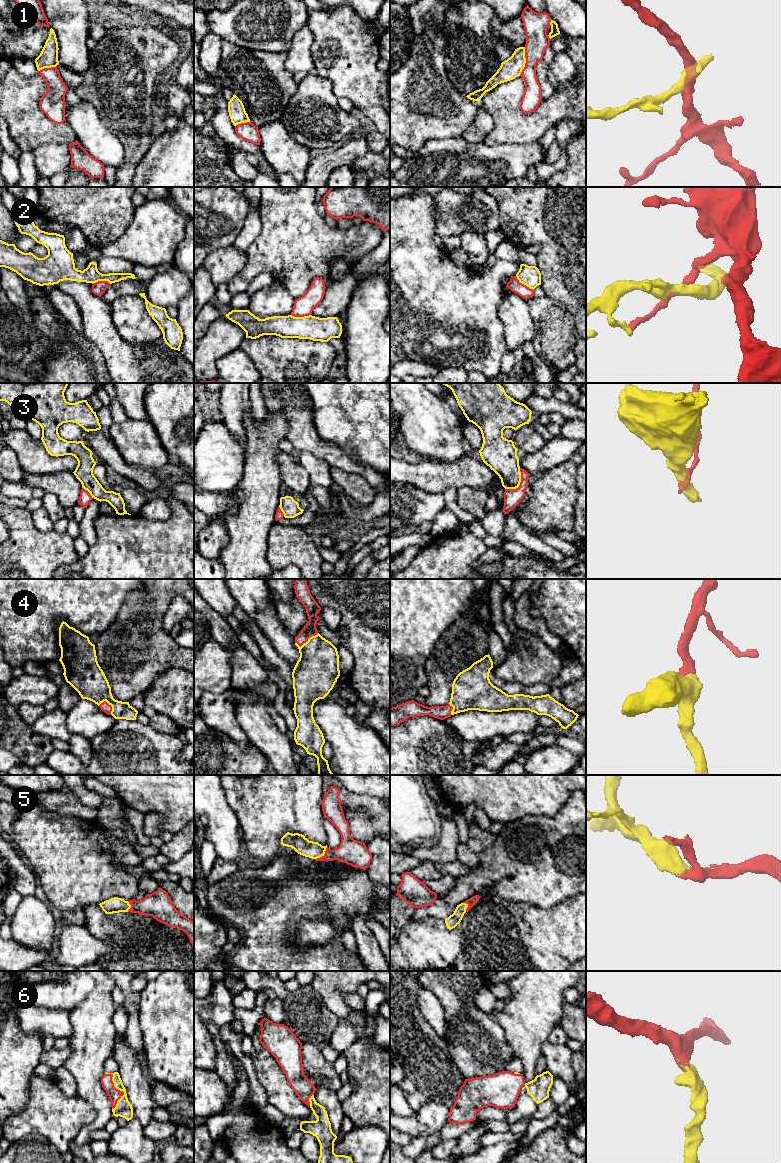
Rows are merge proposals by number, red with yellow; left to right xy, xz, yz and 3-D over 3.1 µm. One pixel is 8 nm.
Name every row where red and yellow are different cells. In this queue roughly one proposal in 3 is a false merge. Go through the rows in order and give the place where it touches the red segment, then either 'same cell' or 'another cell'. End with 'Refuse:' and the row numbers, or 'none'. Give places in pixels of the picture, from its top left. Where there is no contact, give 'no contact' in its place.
1: contact yz (526, 61); another cell
2: contact xz (300, 316); another cell
3: contact yz (520, 484); another cell
4: contact xz (306, 641); same cell
5: contact xz (322, 856); same cell
6: contact xy (117, 1089); same cell
Refuse: 1, 2, 3

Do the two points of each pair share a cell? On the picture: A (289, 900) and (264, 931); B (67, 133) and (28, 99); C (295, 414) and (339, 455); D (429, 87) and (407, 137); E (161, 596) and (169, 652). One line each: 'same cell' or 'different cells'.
A: same cell
B: same cell
C: same cell
D: same cell
E: same cell

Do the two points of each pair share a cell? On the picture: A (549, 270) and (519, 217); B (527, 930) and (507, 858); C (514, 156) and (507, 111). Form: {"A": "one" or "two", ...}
{"A": "one", "B": "two", "C": "two"}

